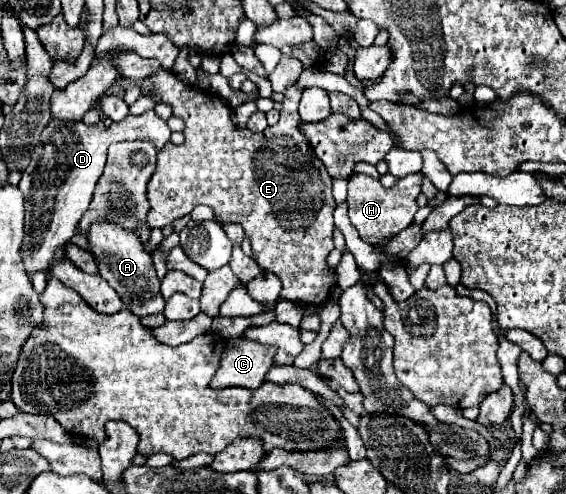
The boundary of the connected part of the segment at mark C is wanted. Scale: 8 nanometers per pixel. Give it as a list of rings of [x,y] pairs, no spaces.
[[[232,338],[222,354],[220,368],[216,370],[210,386],[212,388],[248,388],[256,390],[264,382],[264,374],[274,366],[274,346],[264,346],[260,342]]]

